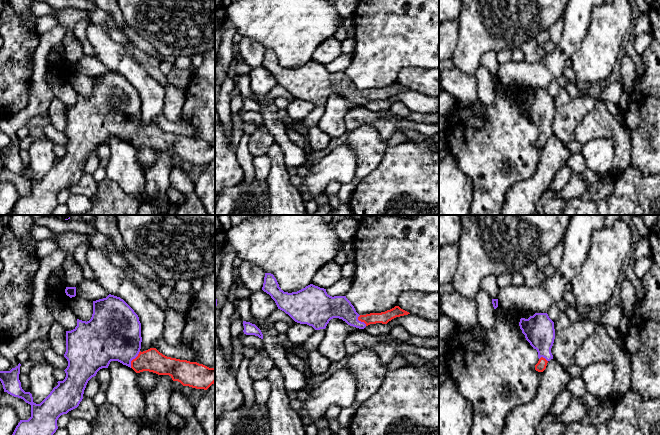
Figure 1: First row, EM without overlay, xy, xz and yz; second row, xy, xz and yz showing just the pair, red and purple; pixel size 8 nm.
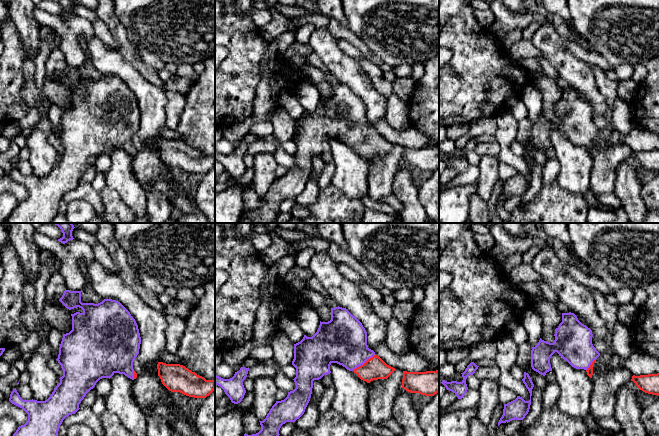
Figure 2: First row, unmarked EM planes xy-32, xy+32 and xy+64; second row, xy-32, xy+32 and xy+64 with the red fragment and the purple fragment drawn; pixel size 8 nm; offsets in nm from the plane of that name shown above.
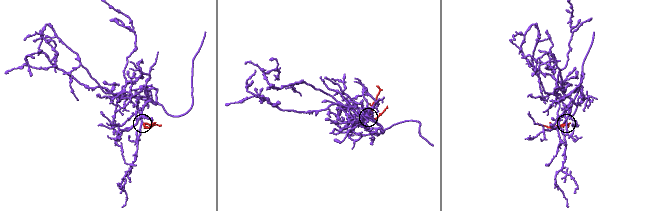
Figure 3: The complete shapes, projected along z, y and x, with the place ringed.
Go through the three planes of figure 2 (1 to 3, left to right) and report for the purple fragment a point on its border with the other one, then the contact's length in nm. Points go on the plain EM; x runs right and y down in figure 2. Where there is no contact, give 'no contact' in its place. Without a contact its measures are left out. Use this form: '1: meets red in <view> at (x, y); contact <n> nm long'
1: meets red in xy-32 at (134, 151); contact 60 nm long
2: meets red in xy+32 at (364, 139); contact 240 nm long
3: meets red in xy+64 at (590, 141); contact 120 nm long

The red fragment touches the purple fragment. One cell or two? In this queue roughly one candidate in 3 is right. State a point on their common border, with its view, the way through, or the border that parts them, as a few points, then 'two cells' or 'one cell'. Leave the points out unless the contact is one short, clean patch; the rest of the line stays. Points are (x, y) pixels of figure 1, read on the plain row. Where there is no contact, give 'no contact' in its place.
contact xy (133, 135); way xy (151, 136), (133, 135), (115, 110); one cell

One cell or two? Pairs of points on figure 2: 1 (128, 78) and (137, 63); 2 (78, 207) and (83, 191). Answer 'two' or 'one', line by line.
1: two
2: two

